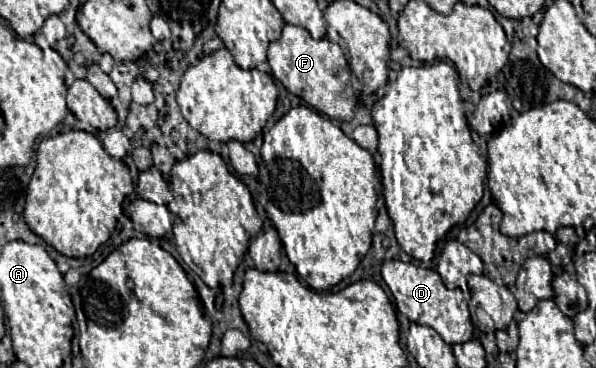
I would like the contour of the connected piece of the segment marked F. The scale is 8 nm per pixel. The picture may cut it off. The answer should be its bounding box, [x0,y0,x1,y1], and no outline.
[268,25,356,121]

